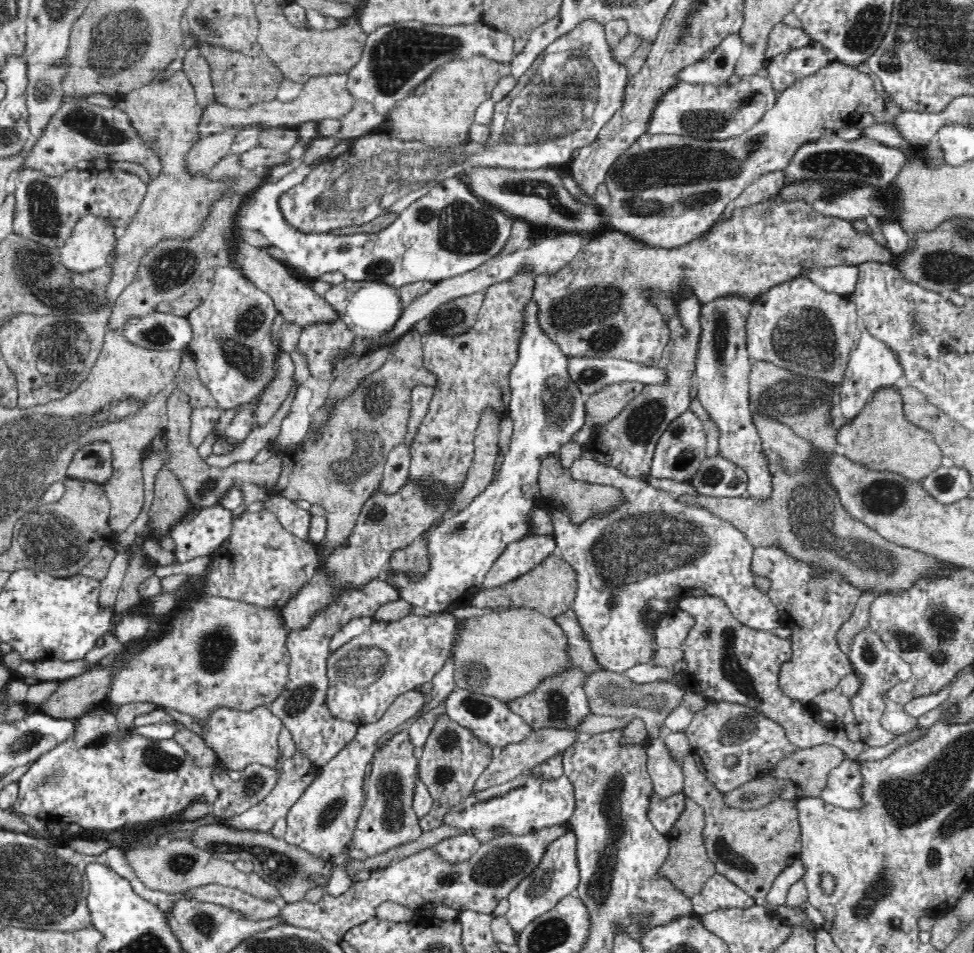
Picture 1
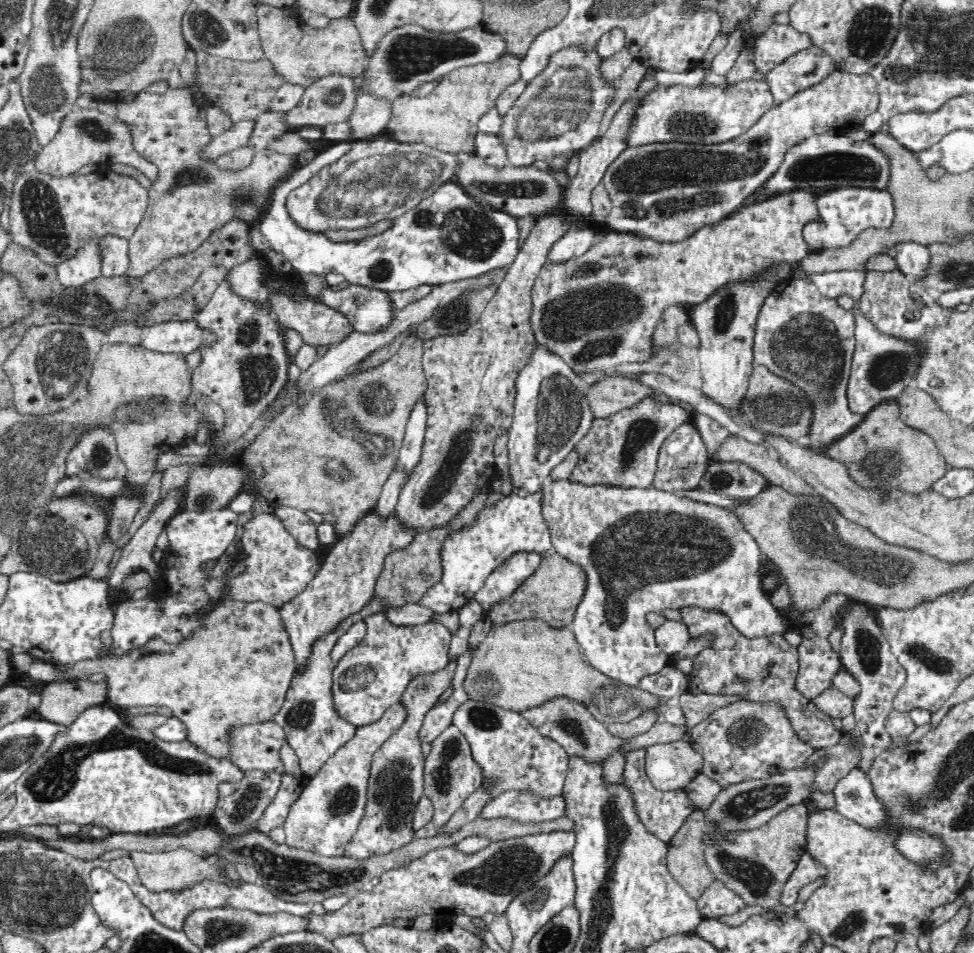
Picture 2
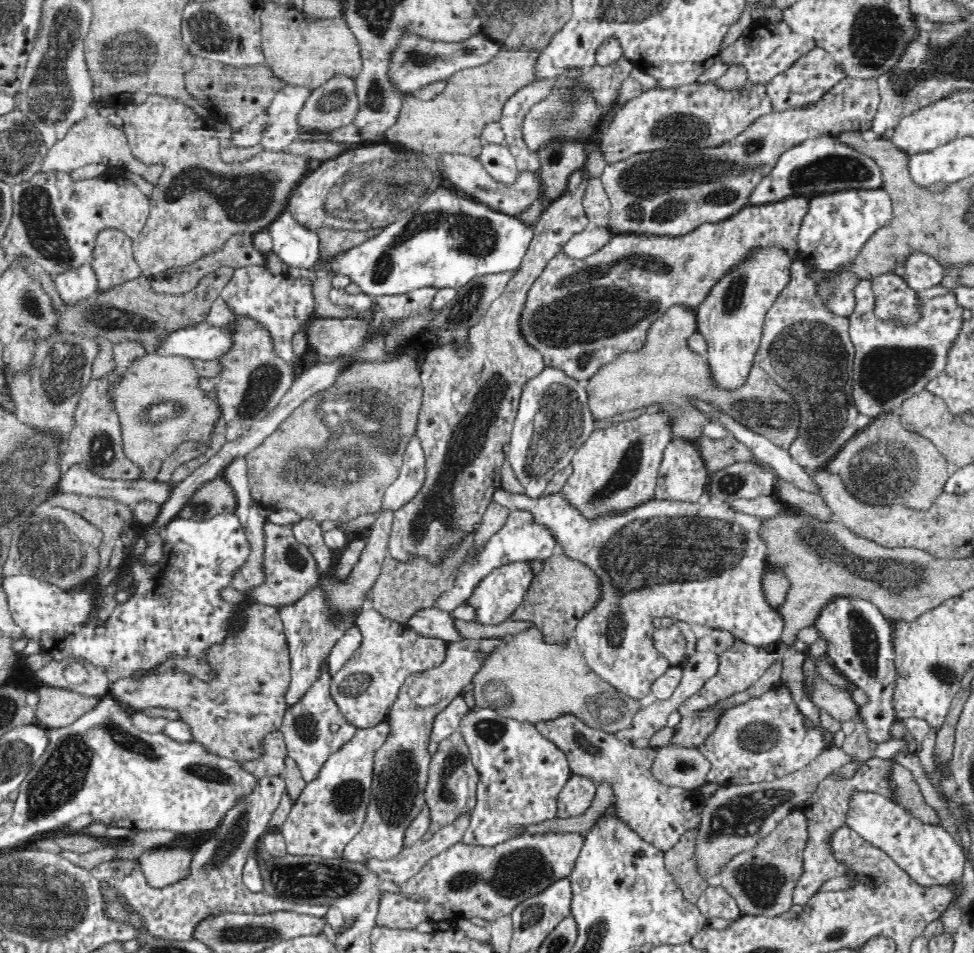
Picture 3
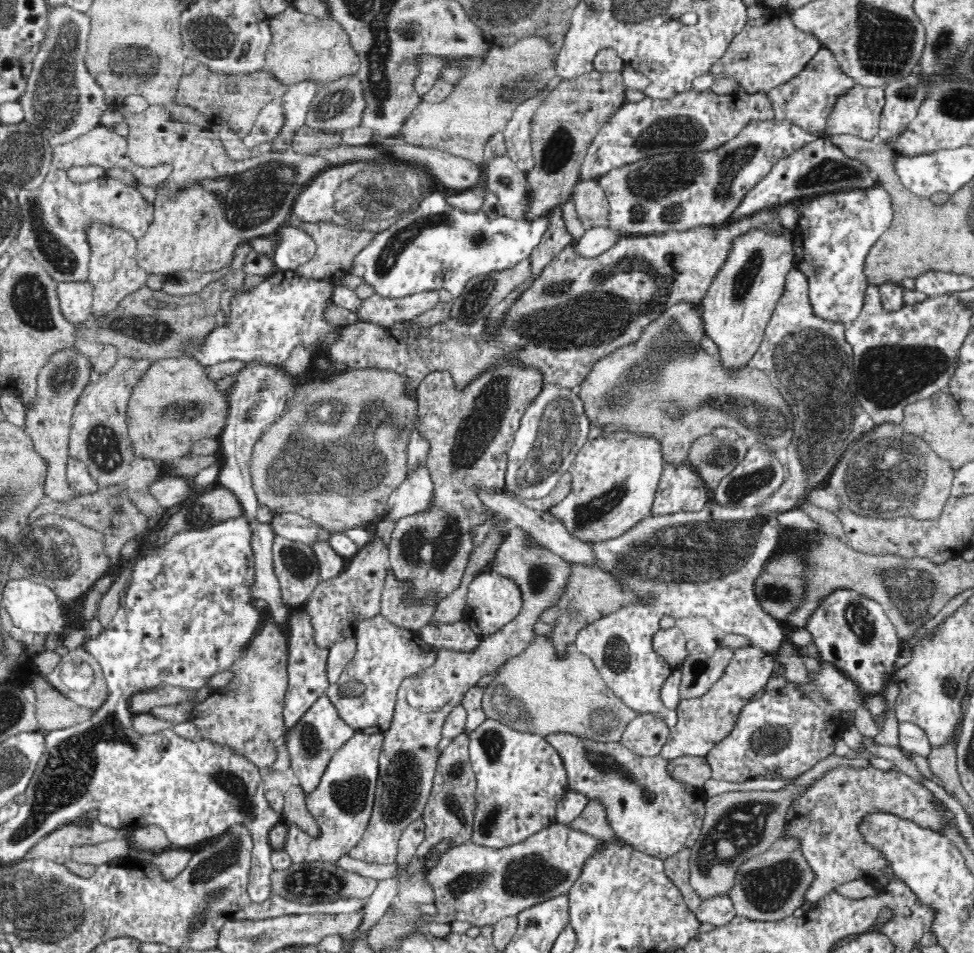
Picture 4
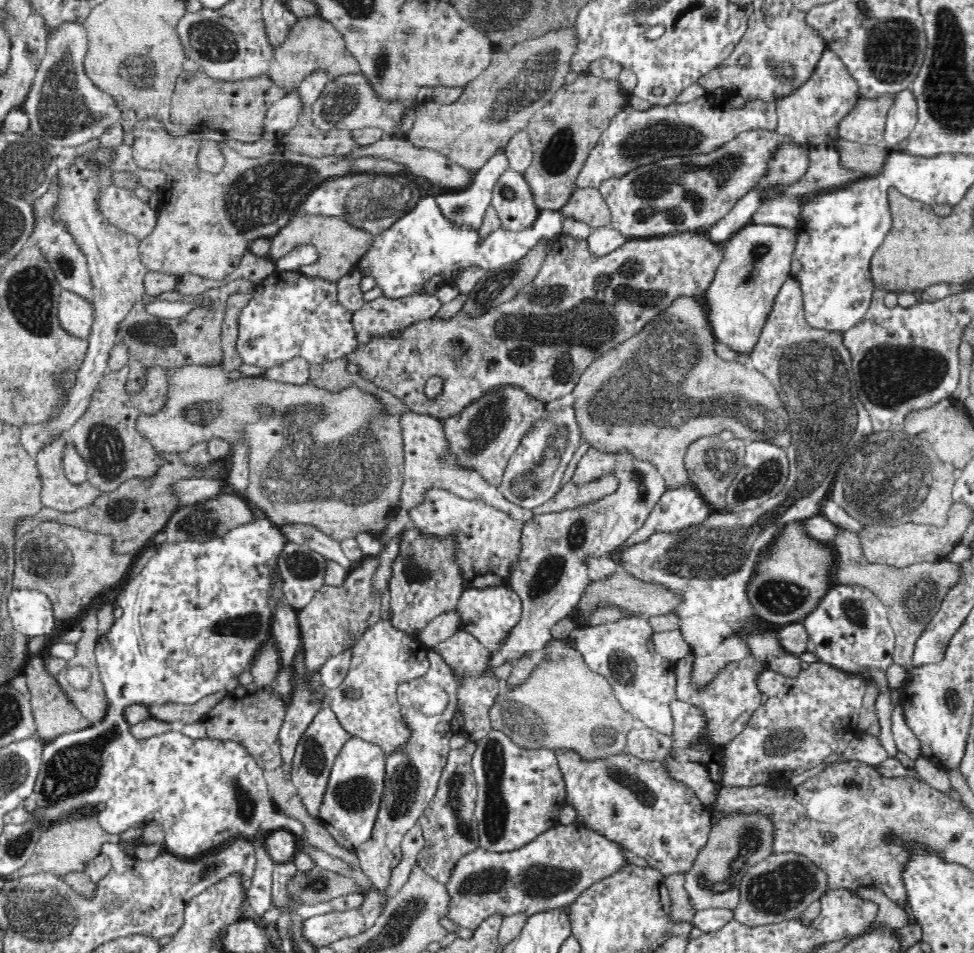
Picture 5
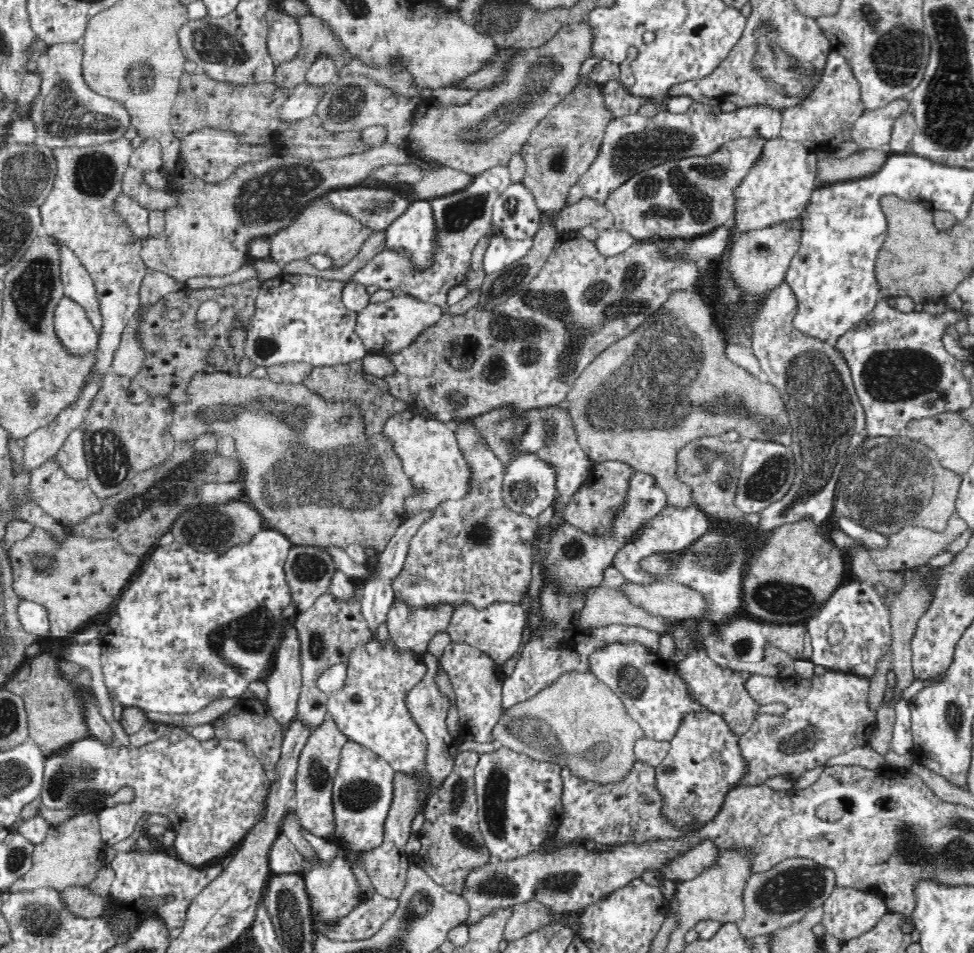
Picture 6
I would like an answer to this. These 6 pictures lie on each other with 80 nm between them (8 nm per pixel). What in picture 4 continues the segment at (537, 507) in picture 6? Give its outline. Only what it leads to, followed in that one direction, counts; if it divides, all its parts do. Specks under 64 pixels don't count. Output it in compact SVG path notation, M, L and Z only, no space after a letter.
M542 384L538 396L528 404L508 450L505 488L510 494L528 499L542 498L556 488L560 477L572 466L576 452L588 438L590 422L583 406L577 388Z

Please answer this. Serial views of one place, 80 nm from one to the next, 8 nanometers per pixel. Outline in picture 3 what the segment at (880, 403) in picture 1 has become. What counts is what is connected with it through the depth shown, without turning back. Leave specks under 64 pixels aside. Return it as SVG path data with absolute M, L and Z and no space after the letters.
M896 411L876 415L831 456L828 466L841 475L845 486L860 499L890 498L909 502L917 508L924 508L926 500L942 492L942 484L951 475L951 467L933 441L916 431L906 430Z

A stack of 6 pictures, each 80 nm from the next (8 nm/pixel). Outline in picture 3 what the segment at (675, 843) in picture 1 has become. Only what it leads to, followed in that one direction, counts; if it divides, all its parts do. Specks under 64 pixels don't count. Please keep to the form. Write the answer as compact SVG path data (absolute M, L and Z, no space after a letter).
M698 828L686 830L676 842L674 848L665 851L665 865L667 871L678 883L685 898L697 904L700 895L709 887L708 880L705 880L697 870L695 859L695 842Z

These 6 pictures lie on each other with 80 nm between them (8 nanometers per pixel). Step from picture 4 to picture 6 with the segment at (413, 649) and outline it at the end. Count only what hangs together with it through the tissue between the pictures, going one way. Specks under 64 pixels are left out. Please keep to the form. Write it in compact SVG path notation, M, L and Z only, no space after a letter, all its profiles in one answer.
M376 634L368 643L358 646L352 652L347 663L347 675L342 688L327 695L326 702L328 715L347 736L347 740L369 747L381 756L395 772L405 772L411 778L417 776L421 782L426 782L428 778L428 771L426 771L428 743L426 743L426 735L420 731L418 723L408 713L406 694L424 678L426 671L424 658L418 657L414 651L400 650L391 636L384 637Z

